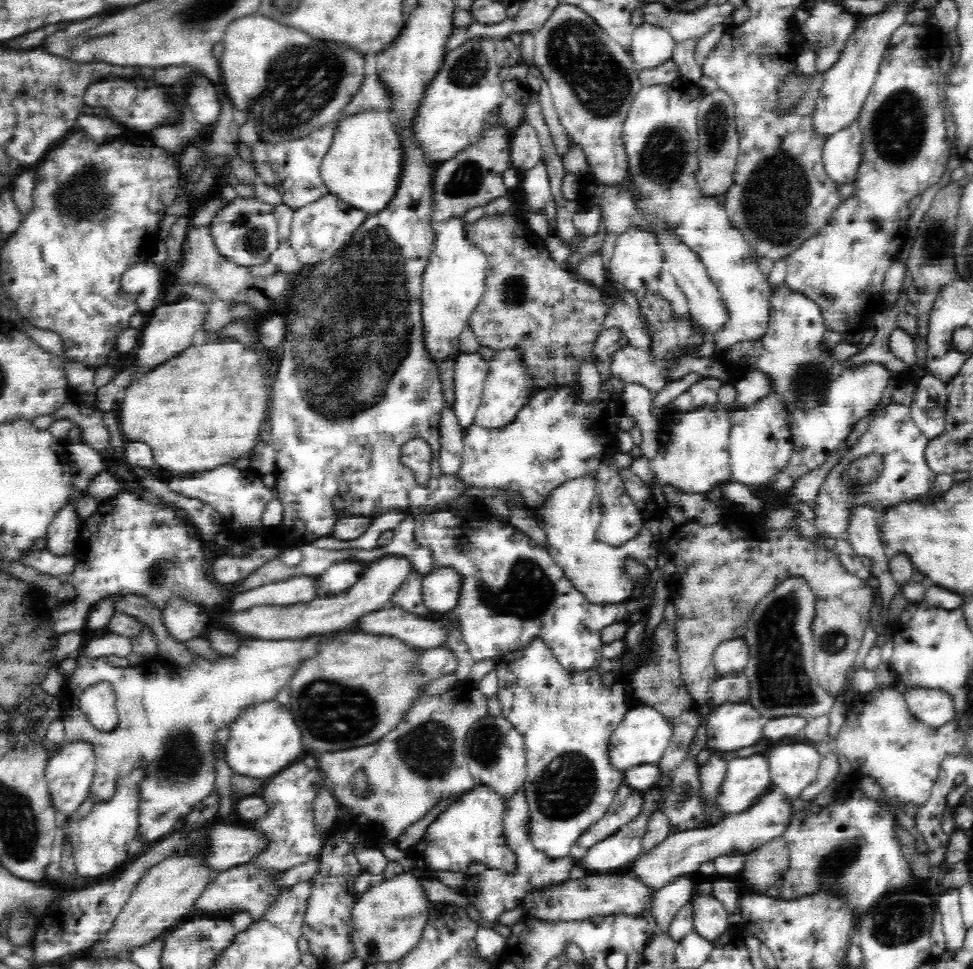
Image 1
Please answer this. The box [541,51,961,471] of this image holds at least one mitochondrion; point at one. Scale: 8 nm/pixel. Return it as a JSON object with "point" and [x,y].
{"point":[781,226]}

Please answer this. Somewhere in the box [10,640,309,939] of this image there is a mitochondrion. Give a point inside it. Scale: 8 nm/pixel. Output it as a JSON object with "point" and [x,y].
{"point":[179,760]}

